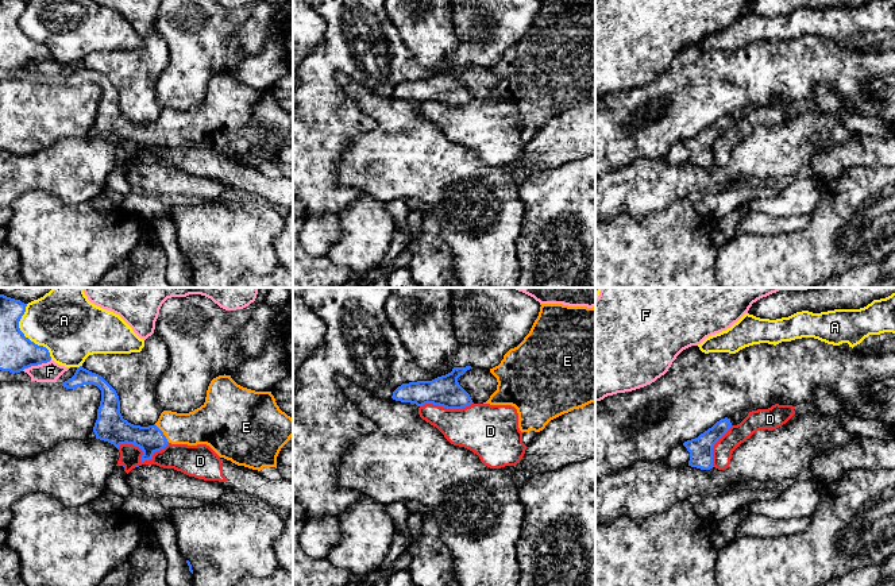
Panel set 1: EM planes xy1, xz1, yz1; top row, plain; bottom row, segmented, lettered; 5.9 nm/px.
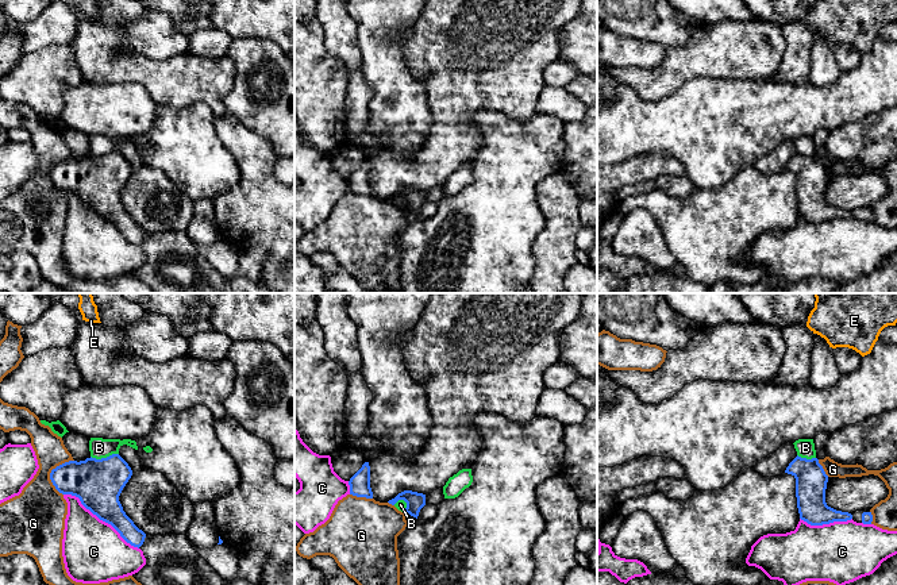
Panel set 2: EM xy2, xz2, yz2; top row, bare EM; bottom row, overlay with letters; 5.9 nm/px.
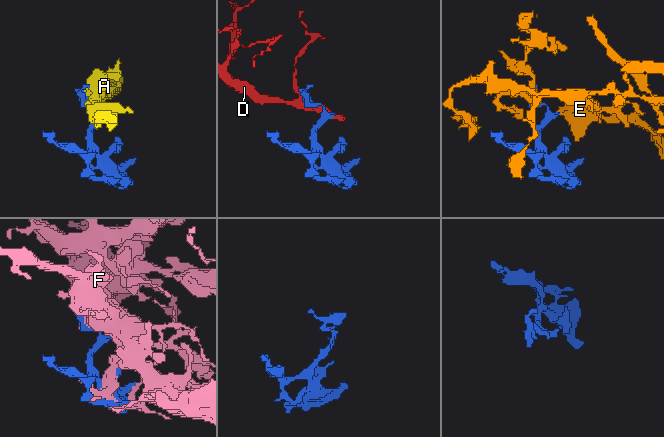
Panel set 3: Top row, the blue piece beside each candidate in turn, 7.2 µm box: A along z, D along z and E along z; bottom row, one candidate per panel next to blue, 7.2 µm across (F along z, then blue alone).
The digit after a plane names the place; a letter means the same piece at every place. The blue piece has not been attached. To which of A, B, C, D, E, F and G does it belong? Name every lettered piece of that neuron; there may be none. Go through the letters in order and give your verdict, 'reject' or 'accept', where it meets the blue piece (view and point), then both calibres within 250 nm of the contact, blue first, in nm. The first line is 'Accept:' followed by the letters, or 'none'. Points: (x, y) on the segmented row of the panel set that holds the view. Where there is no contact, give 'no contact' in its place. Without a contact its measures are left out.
Accept: E
A: reject | xy1 (24, 336) | 200/380 nm
B: reject | xy2 (104, 458) | 280/120 nm
C: reject | xy2 (100, 519) | 280/380 nm
D: reject | xy1 (141, 458) | 170/160 nm
E: accept | xy1 (162, 434) | 160/220 nm
F: reject | xy1 (35, 365) | 200/120 nm
G: reject | xy2 (52, 472) | 260/320 nm

